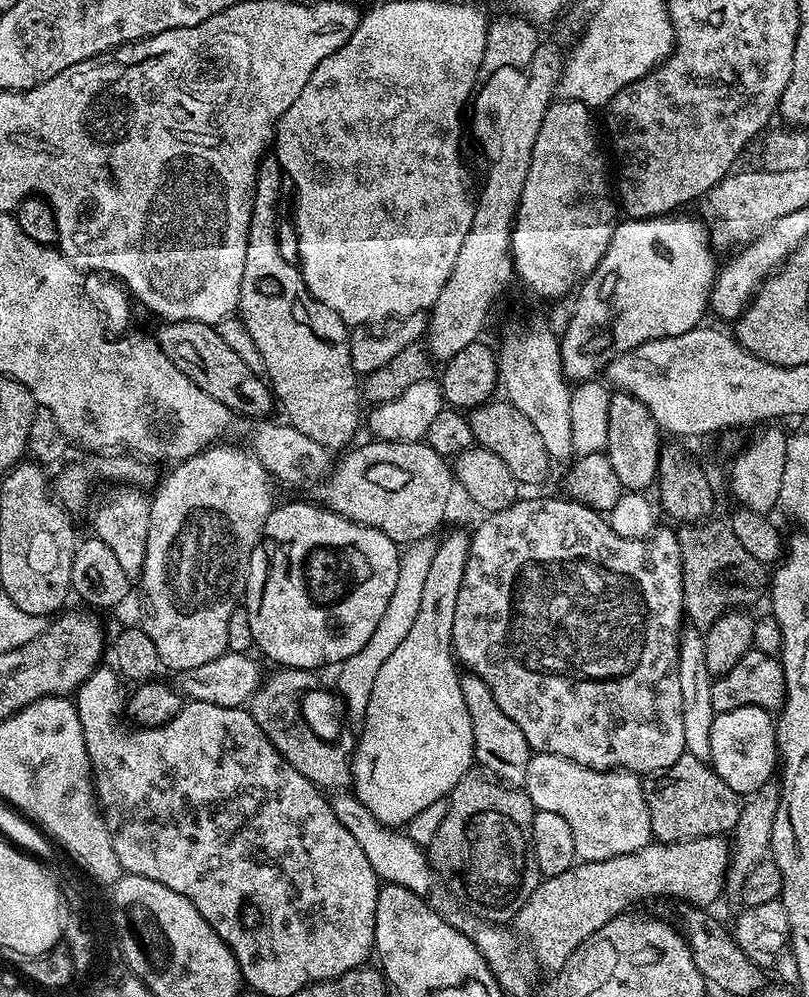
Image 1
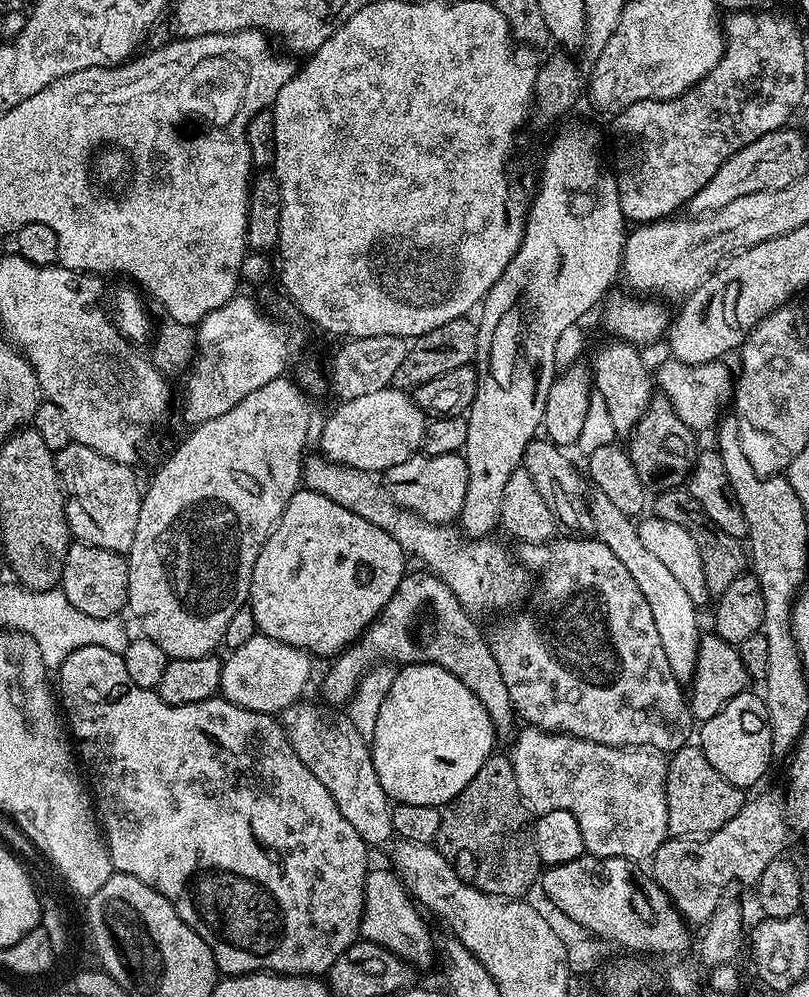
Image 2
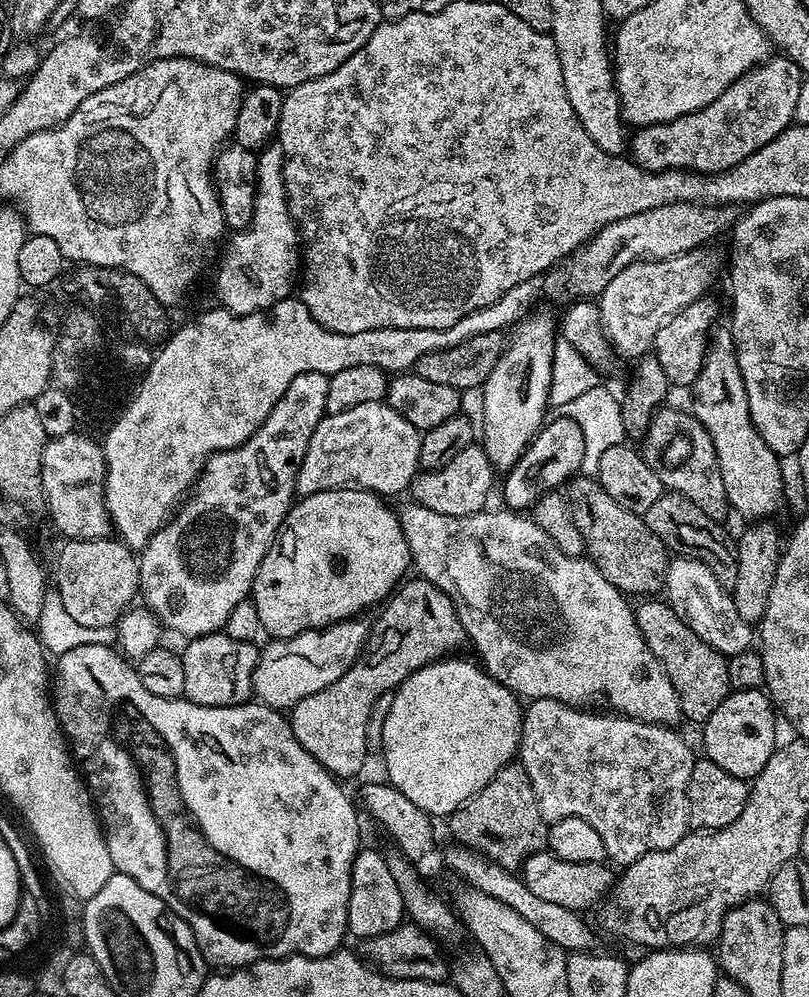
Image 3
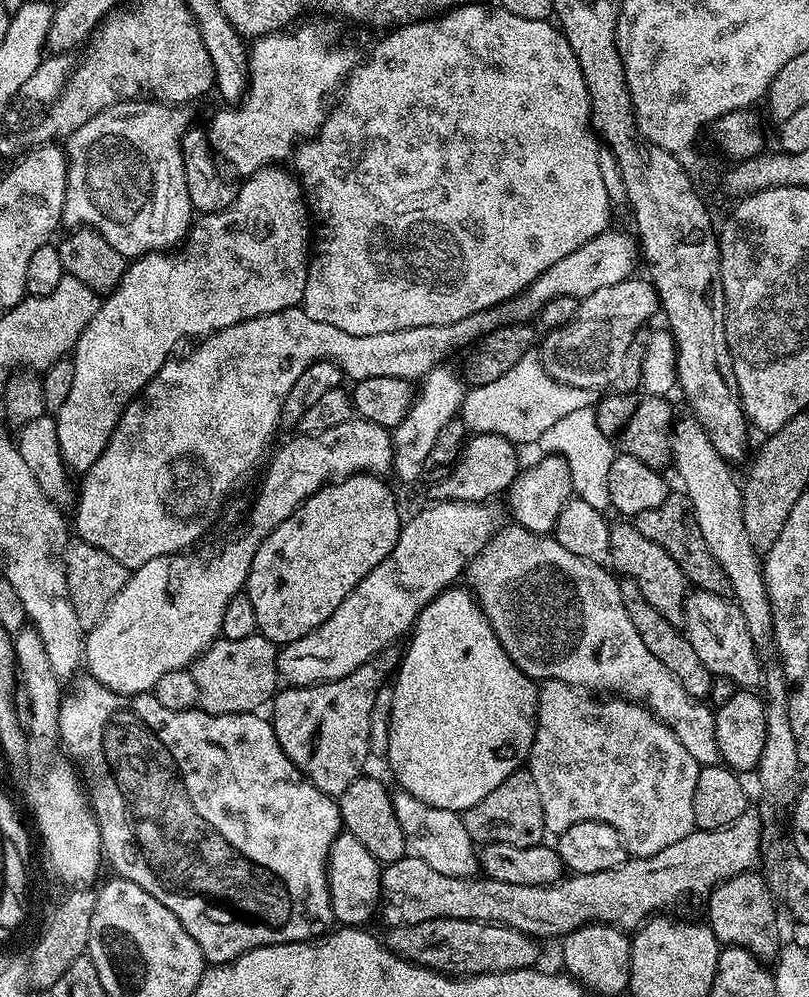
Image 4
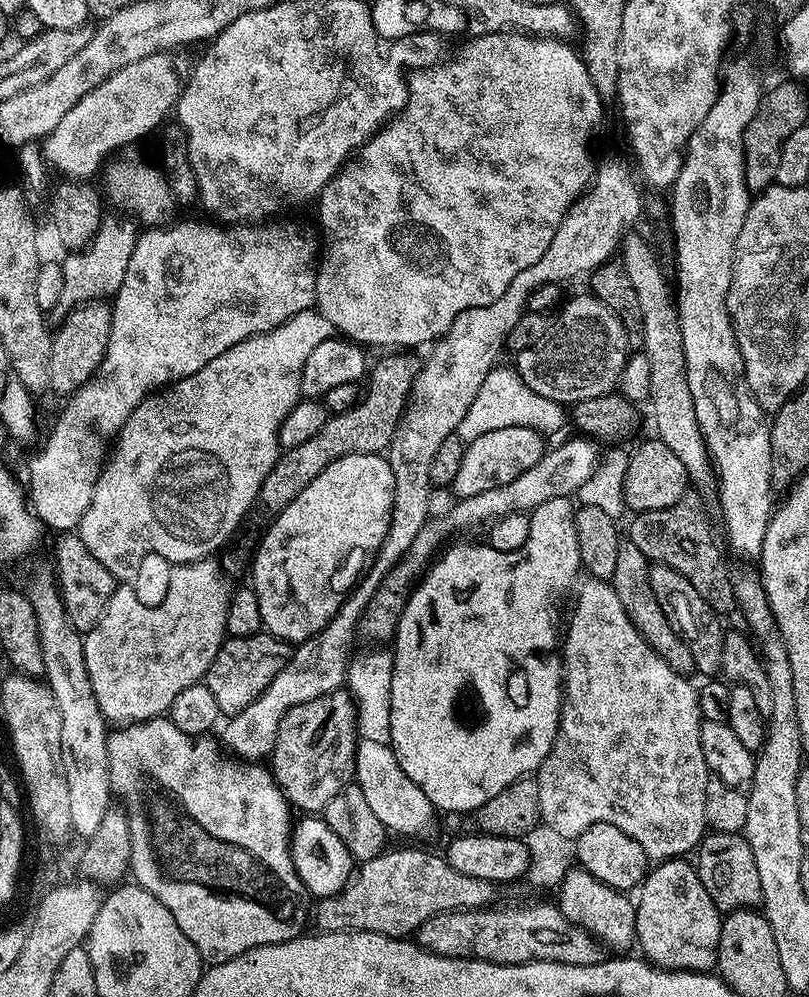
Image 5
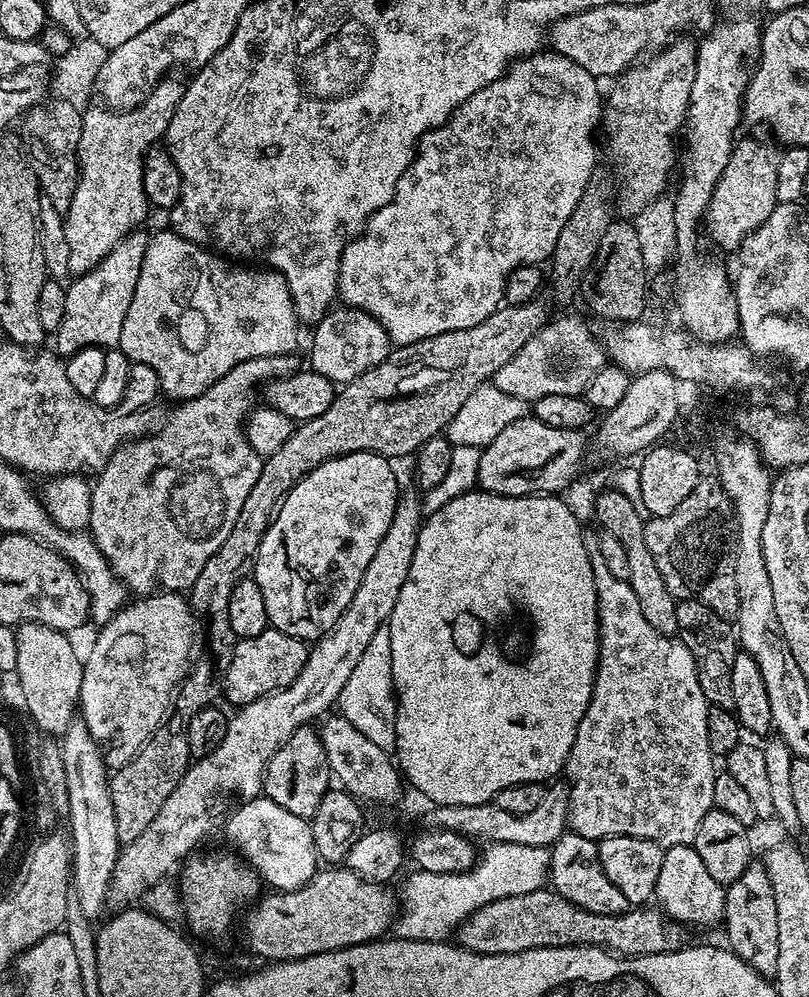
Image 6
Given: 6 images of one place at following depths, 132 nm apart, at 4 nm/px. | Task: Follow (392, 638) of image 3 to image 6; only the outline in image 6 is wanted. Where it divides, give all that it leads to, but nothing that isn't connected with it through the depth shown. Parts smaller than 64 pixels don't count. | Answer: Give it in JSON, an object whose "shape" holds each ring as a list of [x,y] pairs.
{"shape":[[[315,727],[296,728],[290,738],[268,760],[268,768],[264,771],[263,795],[269,796],[282,810],[290,810],[290,814],[298,814],[298,818],[311,821],[318,810],[318,802],[330,790],[330,771],[328,769],[326,750],[320,740],[319,731]]]}

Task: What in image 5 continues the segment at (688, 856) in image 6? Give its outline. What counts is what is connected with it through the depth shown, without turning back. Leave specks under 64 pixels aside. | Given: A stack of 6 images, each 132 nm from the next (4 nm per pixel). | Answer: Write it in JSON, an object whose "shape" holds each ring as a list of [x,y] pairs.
{"shape":[[[687,859],[661,860],[644,877],[638,889],[636,904],[636,944],[641,948],[643,959],[658,968],[678,972],[707,972],[716,967],[716,951],[720,937],[722,913],[714,906],[702,878],[698,878],[695,867]]]}

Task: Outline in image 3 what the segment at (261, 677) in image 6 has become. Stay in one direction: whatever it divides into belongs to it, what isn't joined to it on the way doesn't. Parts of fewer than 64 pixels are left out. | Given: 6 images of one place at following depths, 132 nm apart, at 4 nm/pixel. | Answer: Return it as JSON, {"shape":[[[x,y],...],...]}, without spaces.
{"shape":[[[222,630],[194,636],[179,653],[184,683],[183,699],[202,706],[247,704],[253,699],[252,679],[260,653],[255,643],[235,640]]]}

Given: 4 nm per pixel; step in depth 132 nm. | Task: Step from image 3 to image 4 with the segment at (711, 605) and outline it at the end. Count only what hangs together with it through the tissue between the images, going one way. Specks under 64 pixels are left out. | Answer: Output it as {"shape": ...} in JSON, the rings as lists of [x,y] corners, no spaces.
{"shape":[[[700,589],[691,591],[684,600],[682,630],[702,664],[715,677],[728,677],[744,690],[752,690],[761,685],[764,670],[763,667],[760,668],[760,654],[750,638],[746,618],[735,601],[725,595],[715,595]]]}

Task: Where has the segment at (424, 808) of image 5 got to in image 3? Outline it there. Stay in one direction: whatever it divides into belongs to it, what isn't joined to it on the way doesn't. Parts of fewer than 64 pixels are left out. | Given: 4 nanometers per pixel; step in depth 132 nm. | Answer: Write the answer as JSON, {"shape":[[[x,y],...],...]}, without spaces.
{"shape":[[[450,844],[450,847],[445,850],[444,860],[452,871],[466,880],[464,882],[469,887],[479,890],[480,893],[488,894],[510,906],[515,913],[520,914],[522,918],[525,918],[535,929],[542,933],[548,941],[554,942],[566,952],[589,951],[595,945],[593,944],[594,934],[579,913],[570,911],[568,907],[555,905],[554,902],[543,901],[541,897],[535,897],[527,889],[523,879],[509,869],[498,866],[492,860],[488,860],[471,848],[457,844]]]}

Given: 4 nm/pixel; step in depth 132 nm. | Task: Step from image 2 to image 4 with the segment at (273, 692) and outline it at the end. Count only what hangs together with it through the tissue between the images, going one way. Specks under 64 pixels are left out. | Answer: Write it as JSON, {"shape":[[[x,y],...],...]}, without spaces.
{"shape":[[[441,500],[429,503],[429,508],[416,512],[405,519],[400,526],[398,542],[394,542],[394,550],[354,586],[354,590],[310,634],[298,638],[294,642],[283,645],[276,654],[276,671],[279,679],[288,686],[311,686],[325,684],[327,680],[337,680],[362,666],[385,651],[400,635],[407,633],[416,623],[418,614],[445,588],[455,585],[461,579],[469,562],[486,546],[491,536],[505,527],[504,512],[496,502],[454,502]]]}

